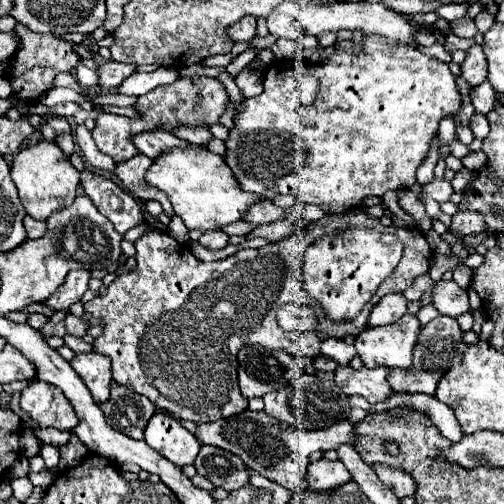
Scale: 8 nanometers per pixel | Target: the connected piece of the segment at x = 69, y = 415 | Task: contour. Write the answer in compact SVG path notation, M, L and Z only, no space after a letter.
M33 380L21 392L21 408L41 426L53 426L57 430L73 430L79 422L65 394L41 380Z

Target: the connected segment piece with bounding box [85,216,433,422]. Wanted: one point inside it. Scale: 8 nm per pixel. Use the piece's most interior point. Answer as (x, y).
(163, 325)

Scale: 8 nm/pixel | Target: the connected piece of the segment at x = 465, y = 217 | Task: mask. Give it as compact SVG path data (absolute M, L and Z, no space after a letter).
M465 210L465 212L457 212L453 216L453 224L451 224L451 232L453 234L479 234L485 232L485 218L479 212L473 210Z

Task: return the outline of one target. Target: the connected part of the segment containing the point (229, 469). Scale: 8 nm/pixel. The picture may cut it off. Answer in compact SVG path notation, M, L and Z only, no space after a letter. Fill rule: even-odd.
M201 446L195 468L201 476L227 492L235 492L251 482L247 464L239 456L215 446Z

